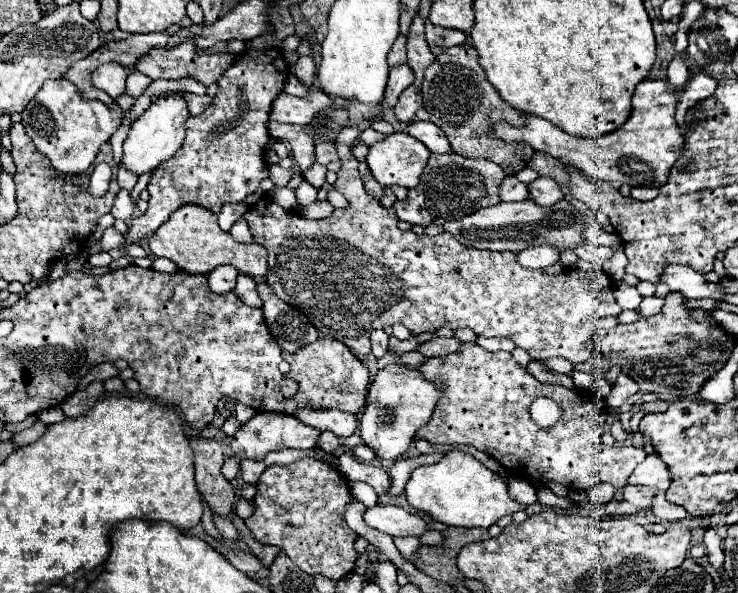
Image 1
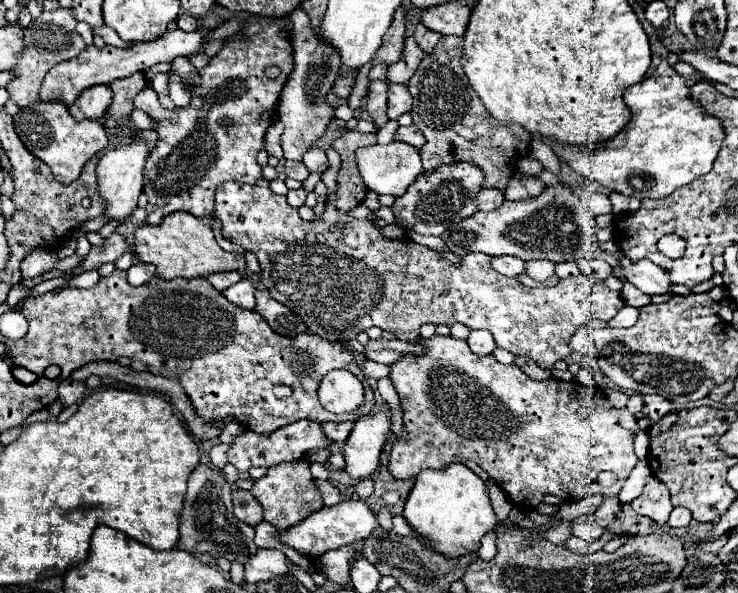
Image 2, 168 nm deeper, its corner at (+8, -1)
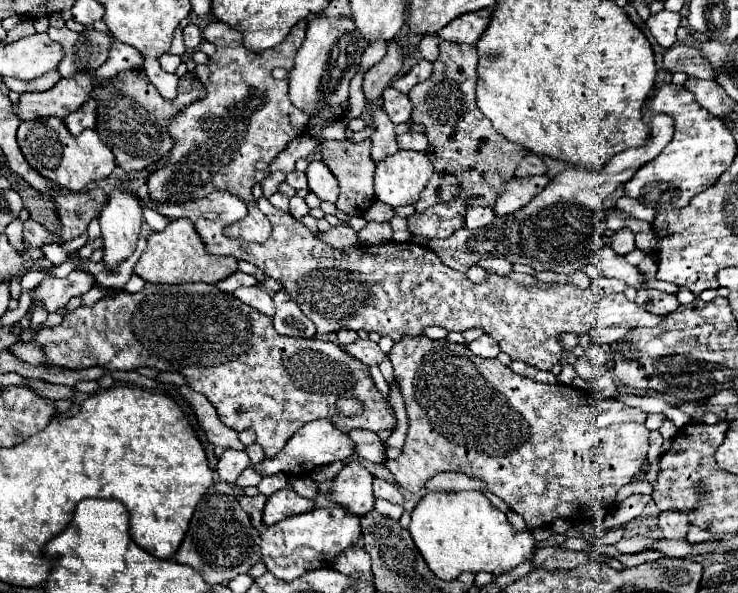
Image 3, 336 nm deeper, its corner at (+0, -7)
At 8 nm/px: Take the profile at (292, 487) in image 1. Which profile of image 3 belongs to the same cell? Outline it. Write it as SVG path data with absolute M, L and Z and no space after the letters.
M285 487L277 493L273 493L263 509L263 523L275 525L277 521L289 517L289 515L301 515L313 509L313 501L299 497L291 487Z

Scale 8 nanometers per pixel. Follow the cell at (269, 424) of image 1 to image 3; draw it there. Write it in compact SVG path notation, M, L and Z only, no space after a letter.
M321 419L321 421L311 421L311 423L307 423L305 427L301 427L291 439L289 439L289 443L279 451L279 455L277 457L273 457L273 459L265 459L265 461L261 461L261 463L257 463L257 465L253 465L255 467L255 471L259 473L259 475L275 475L275 473L287 473L287 475L305 475L305 473L311 473L315 467L319 467L319 465L329 465L329 463L333 463L333 461L345 461L345 459L349 459L349 457L353 457L355 455L355 451L353 451L353 441L345 435L345 433L341 433L339 429L335 429L333 425L331 425L331 421L327 421L327 419Z

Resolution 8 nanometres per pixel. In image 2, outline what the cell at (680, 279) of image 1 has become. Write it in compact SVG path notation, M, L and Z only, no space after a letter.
M627 257L619 259L619 265L623 267L623 275L627 281L631 281L635 287L639 287L647 295L661 295L661 293L671 293L671 281L669 281L669 271L661 269L653 261L641 259L637 263L629 261Z

